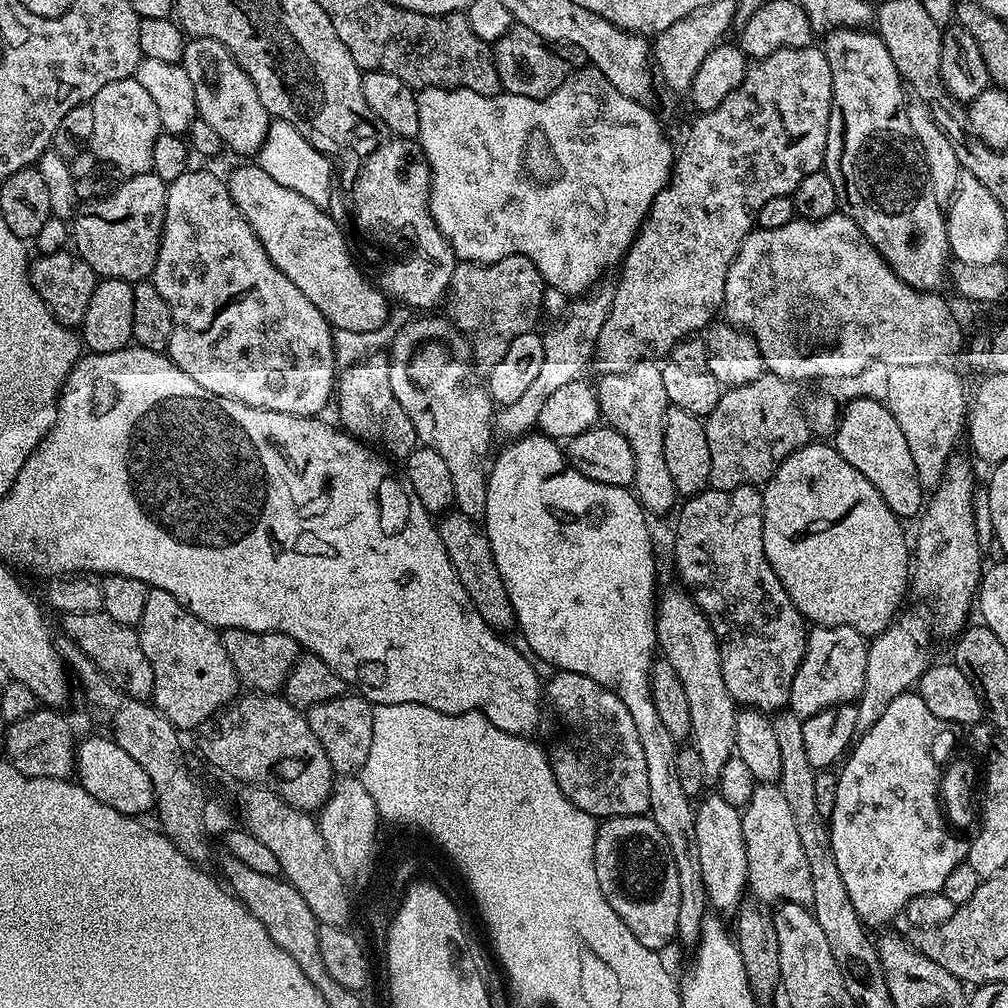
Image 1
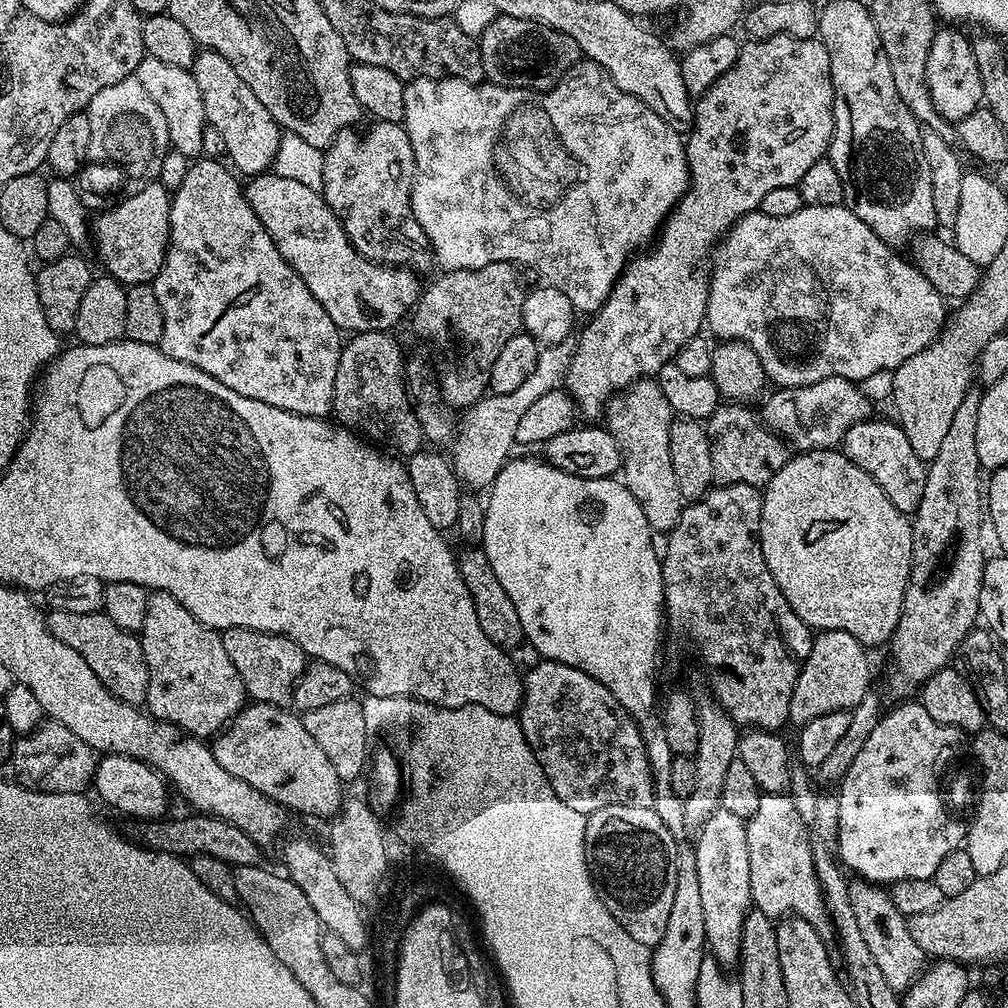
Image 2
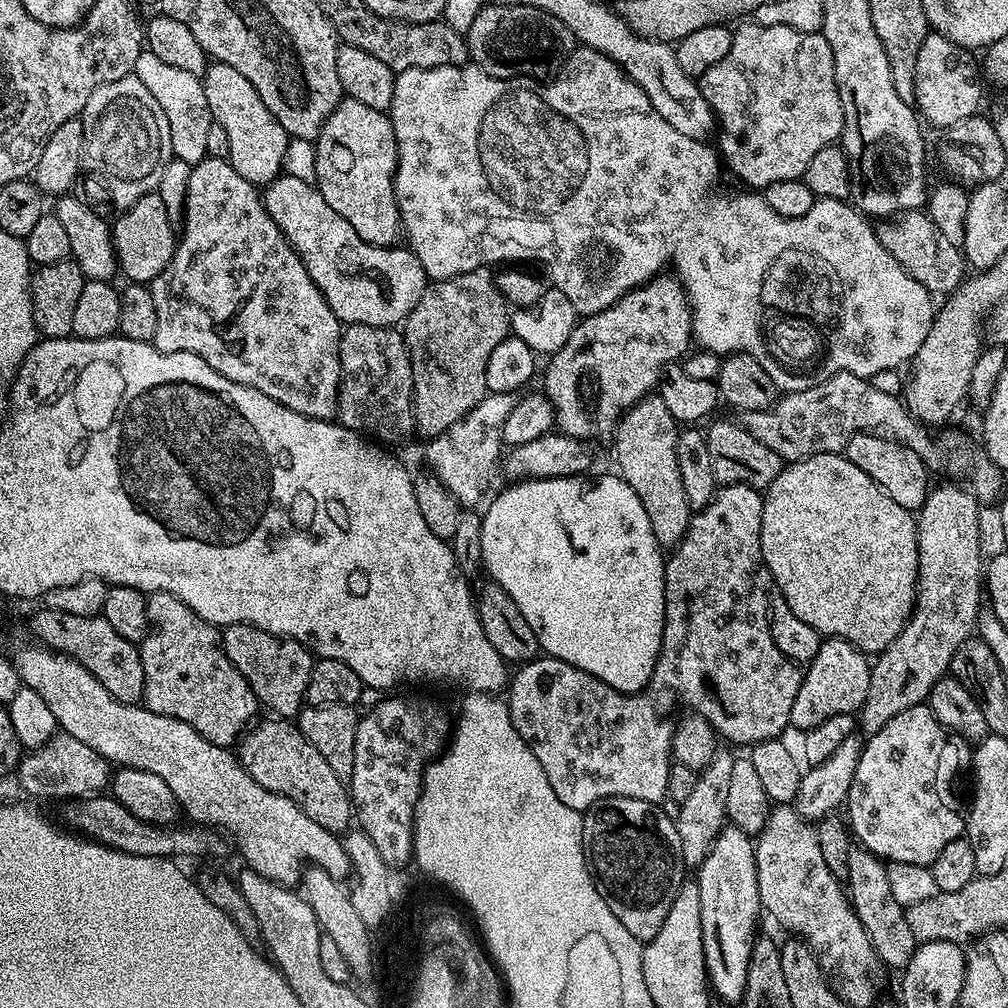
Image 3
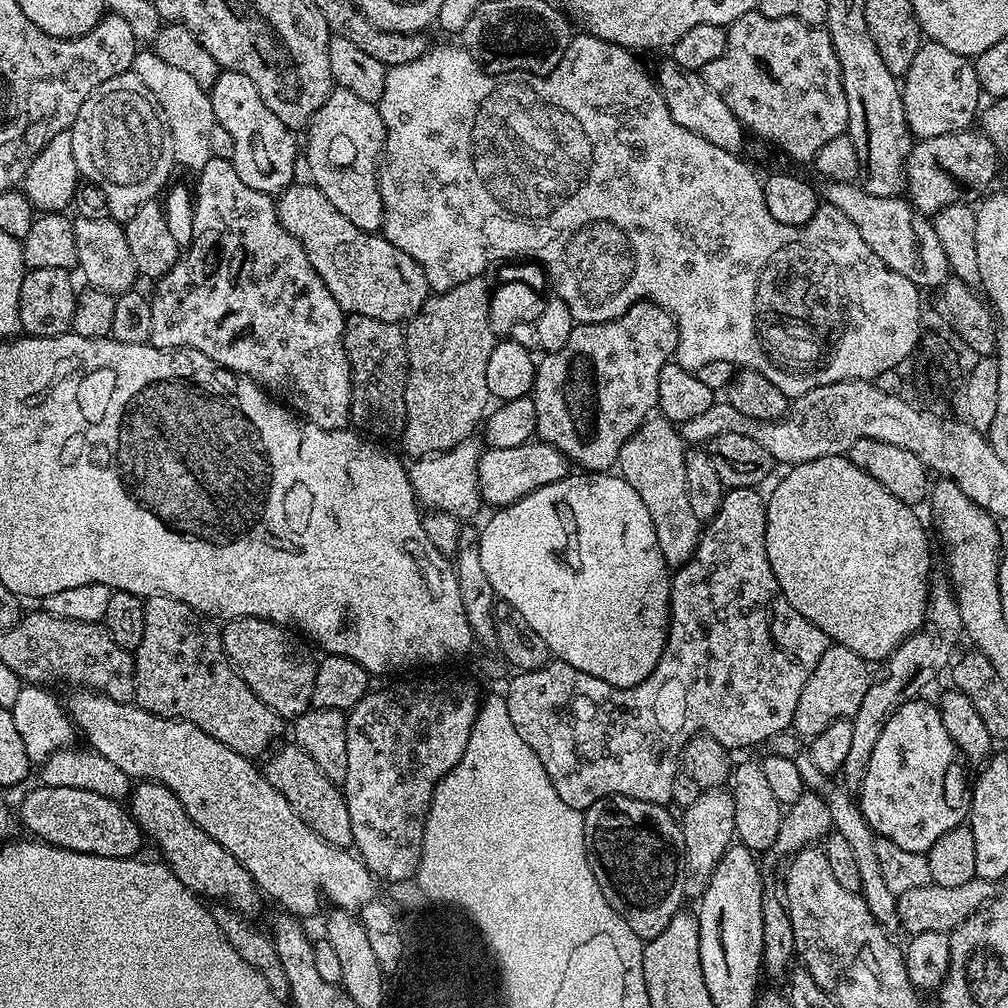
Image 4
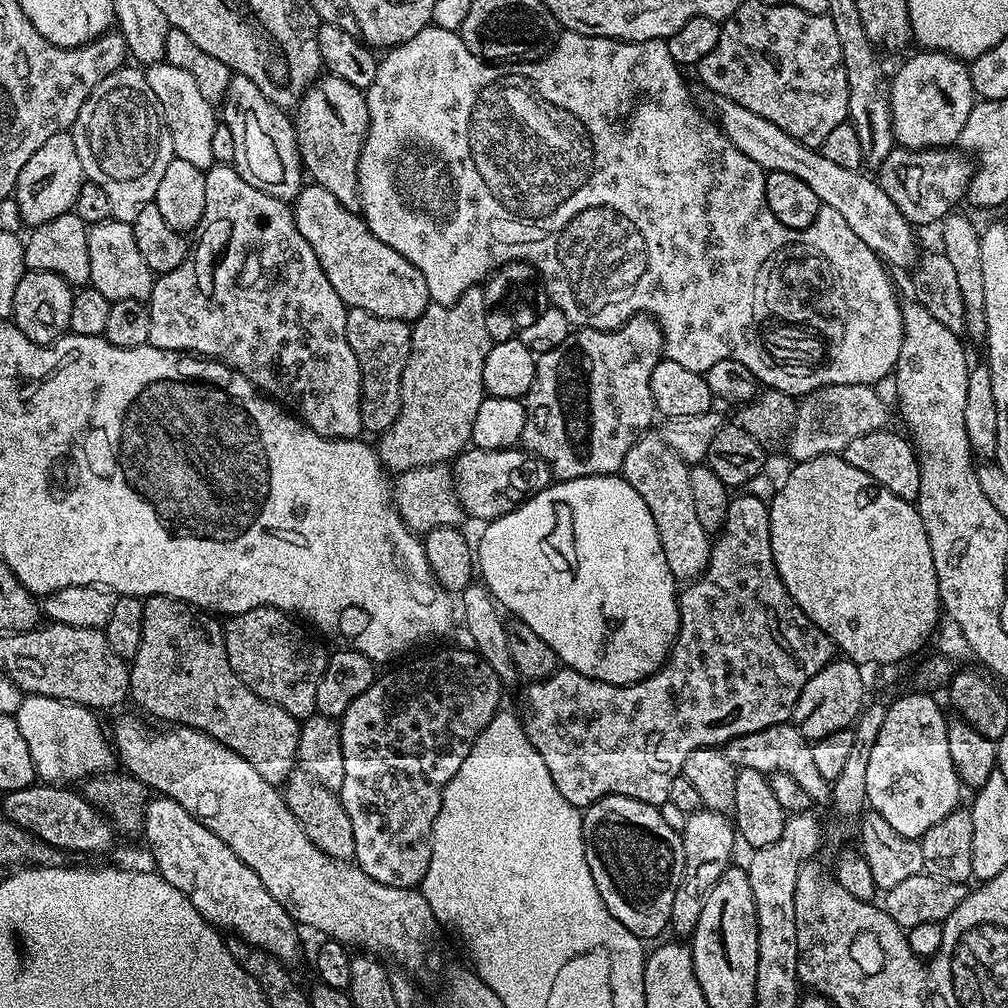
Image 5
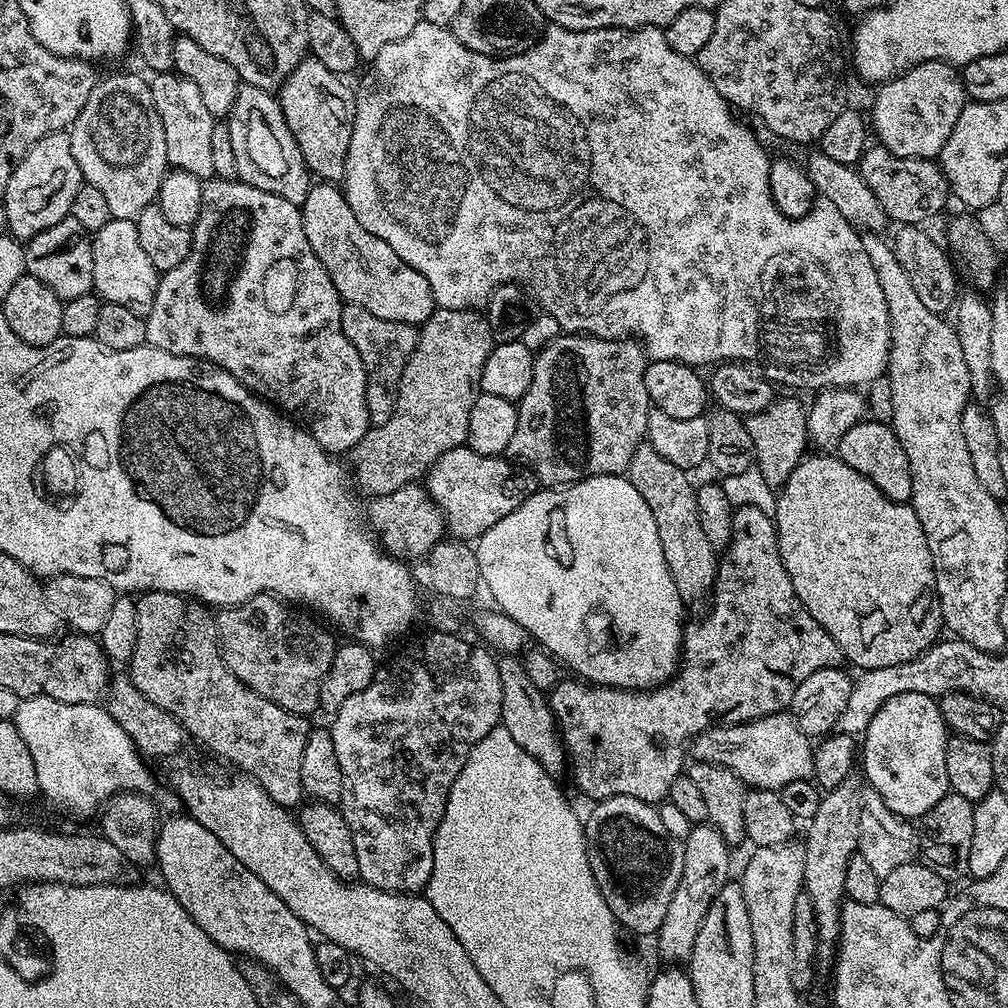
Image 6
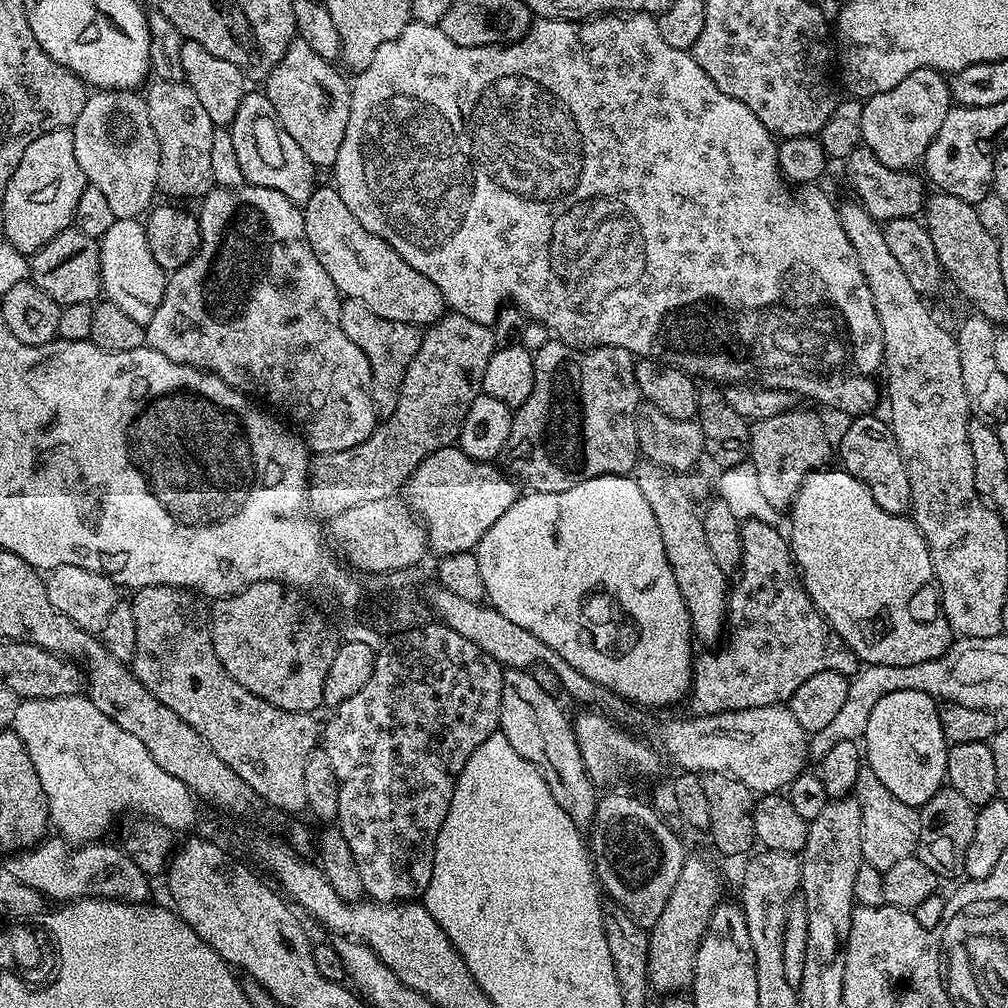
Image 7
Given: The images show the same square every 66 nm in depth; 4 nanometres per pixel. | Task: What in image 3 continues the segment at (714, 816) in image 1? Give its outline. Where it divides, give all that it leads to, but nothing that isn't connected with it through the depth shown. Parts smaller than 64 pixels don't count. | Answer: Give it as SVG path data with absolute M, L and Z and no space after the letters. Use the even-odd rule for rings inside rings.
M724 827L699 866L698 883L702 894L702 946L708 983L719 999L721 996L726 1003L739 1005L746 990L752 943L758 935L756 919L762 916L753 837L737 828Z

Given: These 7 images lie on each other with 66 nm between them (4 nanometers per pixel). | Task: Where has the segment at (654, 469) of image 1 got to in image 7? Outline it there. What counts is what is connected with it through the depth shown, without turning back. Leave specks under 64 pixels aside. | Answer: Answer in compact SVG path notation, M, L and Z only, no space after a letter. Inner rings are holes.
M641 459L634 469L634 479L638 490L642 490L642 498L650 502L650 510L654 514L654 522L658 522L658 534L662 534L662 550L666 550L666 562L670 562L670 570L674 570L674 582L678 582L678 590L686 602L688 617L692 623L692 634L704 646L716 646L721 643L726 632L726 617L728 615L729 581L726 574L714 562L710 550L706 546L706 534L702 534L702 522L698 506L692 502L688 488L683 484L681 473L674 472L666 466L658 466L654 462Z

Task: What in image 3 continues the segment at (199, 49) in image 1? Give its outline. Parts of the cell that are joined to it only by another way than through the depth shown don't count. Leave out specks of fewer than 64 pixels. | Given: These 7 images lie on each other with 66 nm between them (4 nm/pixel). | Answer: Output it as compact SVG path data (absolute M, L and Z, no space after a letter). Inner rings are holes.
M219 62L209 63L202 77L206 106L210 106L215 123L226 130L226 138L230 141L228 163L252 184L267 186L284 172L284 159L290 139L288 131L266 110L266 102L258 98L258 90L246 82L243 74L238 74L234 66L226 66Z

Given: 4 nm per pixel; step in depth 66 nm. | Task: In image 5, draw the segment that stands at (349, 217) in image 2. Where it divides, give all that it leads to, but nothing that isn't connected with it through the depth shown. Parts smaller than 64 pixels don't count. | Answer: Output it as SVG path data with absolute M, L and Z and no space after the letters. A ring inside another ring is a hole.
M321 75L304 90L304 97L294 109L296 141L300 147L300 163L318 186L330 190L342 206L360 207L358 162L364 139L368 136L368 101L361 89L342 82L337 76Z

